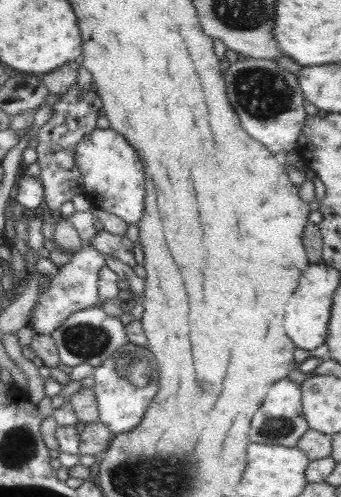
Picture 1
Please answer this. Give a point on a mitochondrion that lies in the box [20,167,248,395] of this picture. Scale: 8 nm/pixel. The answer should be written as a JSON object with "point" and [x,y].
{"point":[84,340]}

